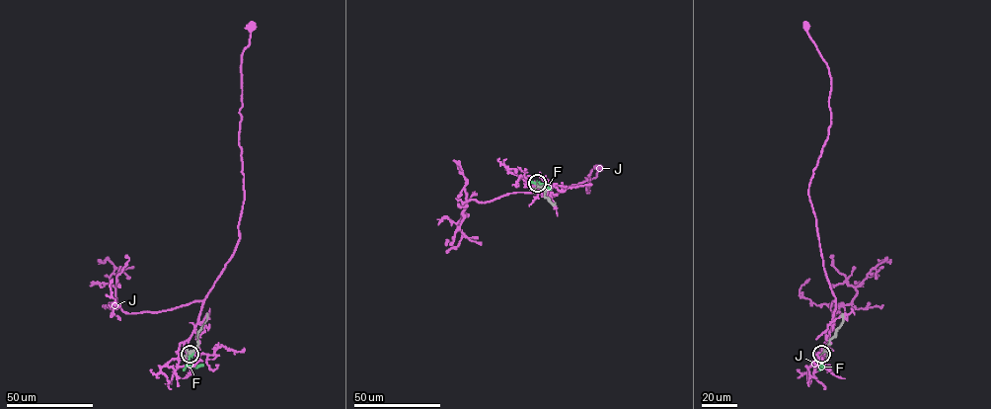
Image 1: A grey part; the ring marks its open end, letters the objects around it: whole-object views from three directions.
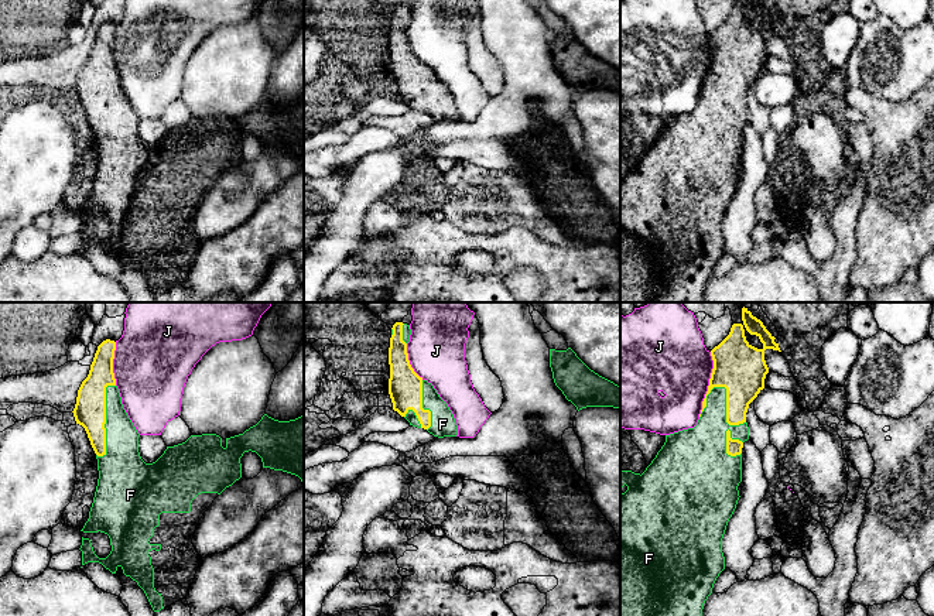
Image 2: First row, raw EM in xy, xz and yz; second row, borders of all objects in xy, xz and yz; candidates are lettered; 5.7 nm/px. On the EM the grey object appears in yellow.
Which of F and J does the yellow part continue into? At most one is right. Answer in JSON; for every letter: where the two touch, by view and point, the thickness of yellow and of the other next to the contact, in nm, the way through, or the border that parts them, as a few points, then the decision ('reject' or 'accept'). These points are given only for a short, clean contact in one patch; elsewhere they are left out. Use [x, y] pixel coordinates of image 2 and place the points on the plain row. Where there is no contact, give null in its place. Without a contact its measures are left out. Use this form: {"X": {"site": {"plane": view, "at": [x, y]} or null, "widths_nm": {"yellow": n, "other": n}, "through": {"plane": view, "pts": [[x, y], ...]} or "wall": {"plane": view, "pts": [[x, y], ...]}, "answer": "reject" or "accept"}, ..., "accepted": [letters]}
{"F": {"site": {"plane": "yz", "at": [726, 92]}, "widths_nm": {"yellow": 280, "other": 240}, "answer": "accept"}, "J": {"site": {"plane": "yz", "at": [710, 68]}, "widths_nm": {"yellow": 280, "other": 380}, "answer": "reject"}, "accepted": ["F"]}

